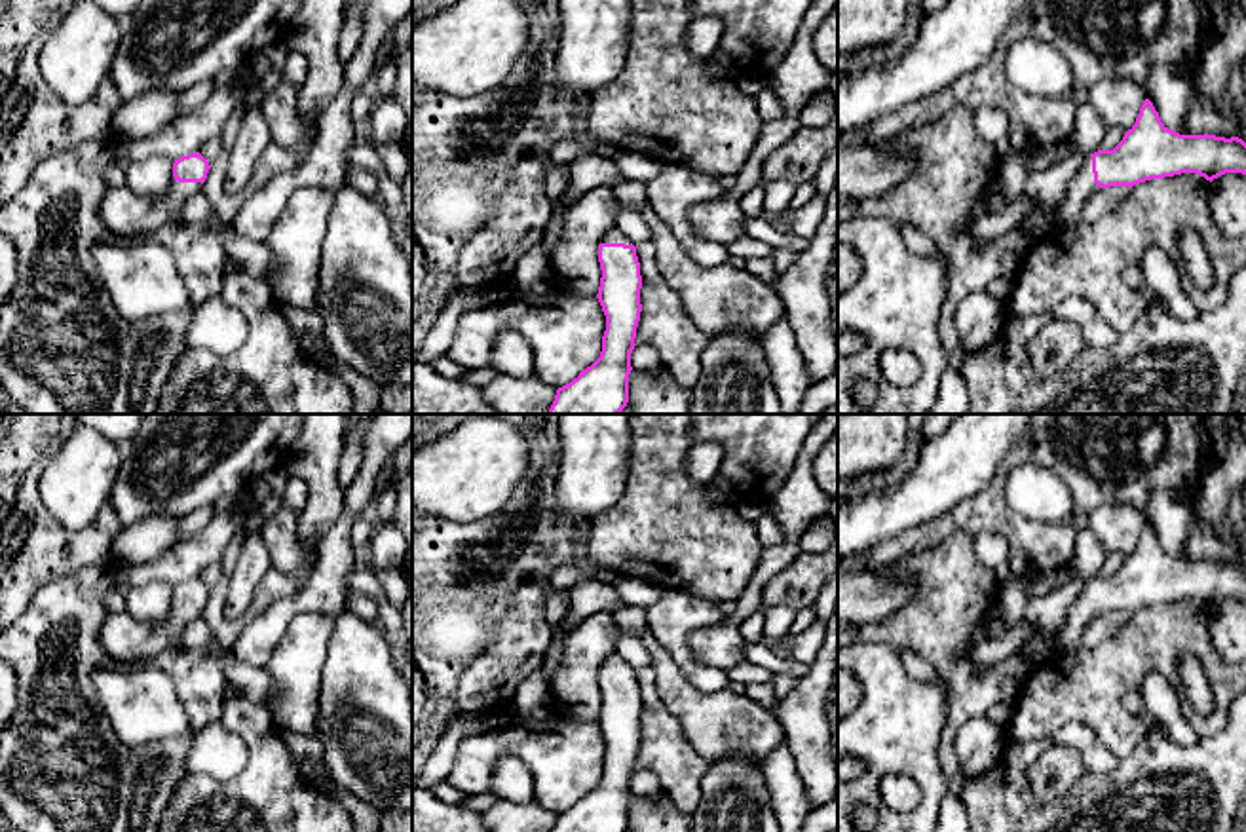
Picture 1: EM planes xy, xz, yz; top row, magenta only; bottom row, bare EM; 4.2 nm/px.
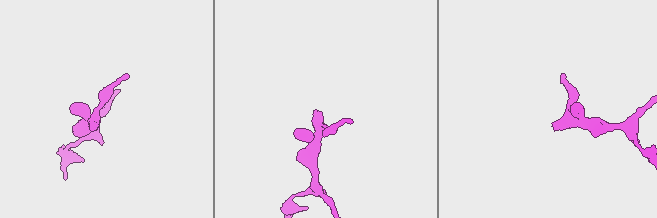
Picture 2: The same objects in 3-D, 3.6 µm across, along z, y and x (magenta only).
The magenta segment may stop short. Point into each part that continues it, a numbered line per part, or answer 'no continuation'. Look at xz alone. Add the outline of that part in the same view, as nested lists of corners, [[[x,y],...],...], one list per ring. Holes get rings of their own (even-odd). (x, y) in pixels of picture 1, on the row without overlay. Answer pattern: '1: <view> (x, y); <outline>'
1: xz (614, 660); [[[610,653],[600,669],[625,669],[631,671],[631,665],[619,655],[619,653]]]

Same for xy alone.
1: xy (126, 639); [[[175,602],[163,625],[139,619],[129,612],[106,614],[99,642],[116,665],[146,665],[163,650],[180,652],[179,636],[182,629],[201,614],[201,608],[179,608]]]

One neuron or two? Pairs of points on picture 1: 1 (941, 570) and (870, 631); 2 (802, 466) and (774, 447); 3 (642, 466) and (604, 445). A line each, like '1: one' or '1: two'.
1: one
2: two
3: two

